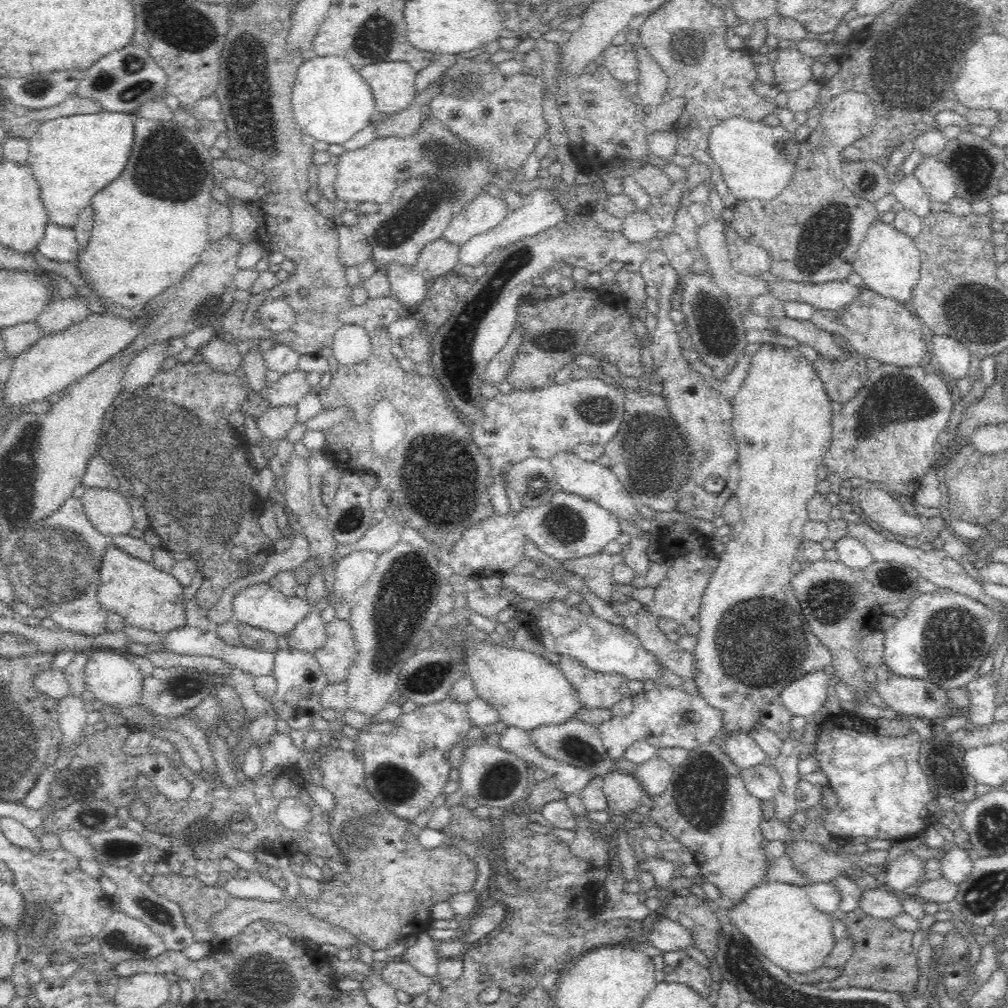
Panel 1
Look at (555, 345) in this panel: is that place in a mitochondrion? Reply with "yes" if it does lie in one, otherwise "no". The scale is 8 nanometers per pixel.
no

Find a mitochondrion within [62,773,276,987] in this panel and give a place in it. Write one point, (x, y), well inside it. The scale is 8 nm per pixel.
(118, 941)

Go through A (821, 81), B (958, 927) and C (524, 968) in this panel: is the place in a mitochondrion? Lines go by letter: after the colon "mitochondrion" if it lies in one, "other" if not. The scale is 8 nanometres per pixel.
A: other
B: other
C: other

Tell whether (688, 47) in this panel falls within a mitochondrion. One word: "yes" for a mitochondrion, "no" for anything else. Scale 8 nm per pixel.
yes

